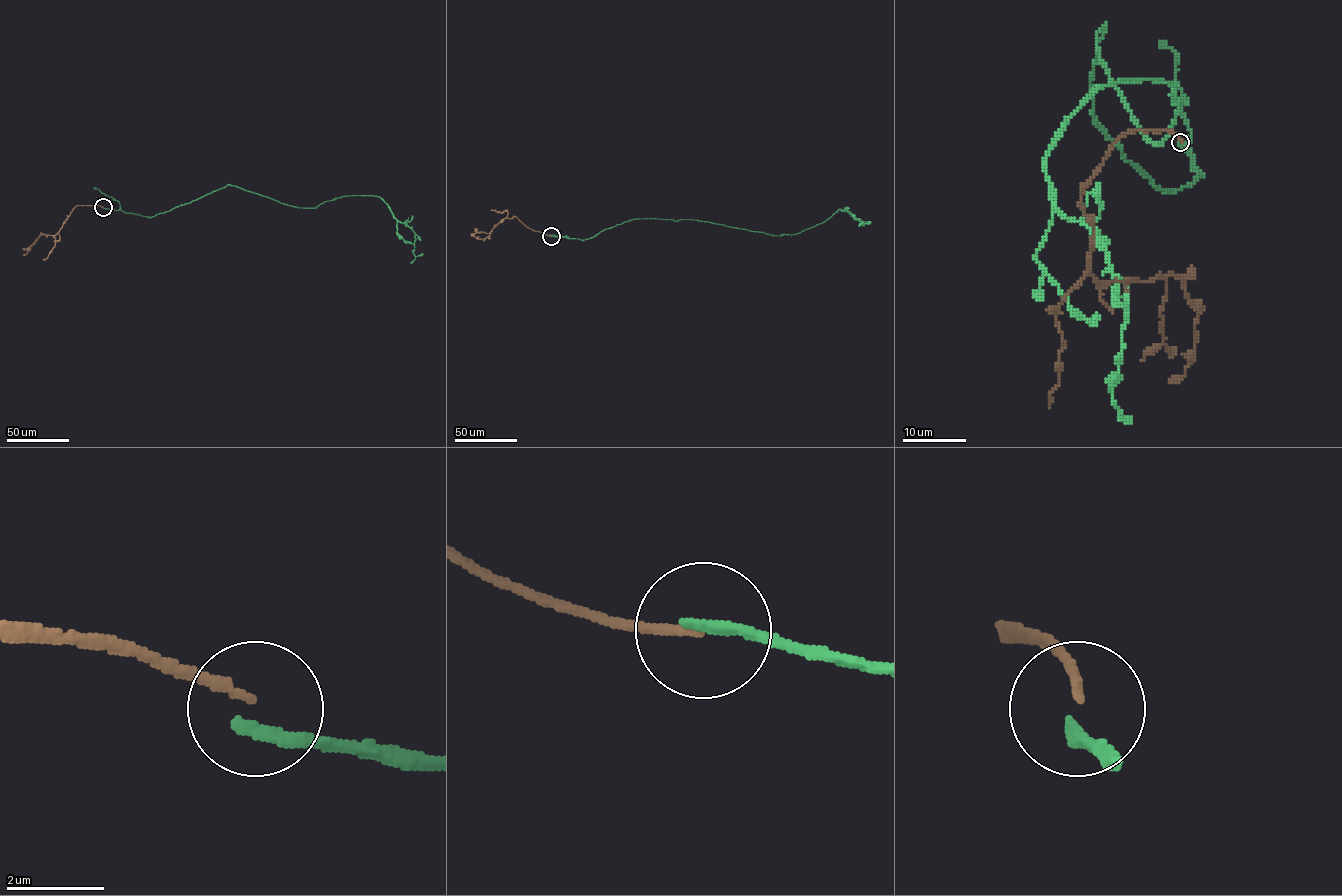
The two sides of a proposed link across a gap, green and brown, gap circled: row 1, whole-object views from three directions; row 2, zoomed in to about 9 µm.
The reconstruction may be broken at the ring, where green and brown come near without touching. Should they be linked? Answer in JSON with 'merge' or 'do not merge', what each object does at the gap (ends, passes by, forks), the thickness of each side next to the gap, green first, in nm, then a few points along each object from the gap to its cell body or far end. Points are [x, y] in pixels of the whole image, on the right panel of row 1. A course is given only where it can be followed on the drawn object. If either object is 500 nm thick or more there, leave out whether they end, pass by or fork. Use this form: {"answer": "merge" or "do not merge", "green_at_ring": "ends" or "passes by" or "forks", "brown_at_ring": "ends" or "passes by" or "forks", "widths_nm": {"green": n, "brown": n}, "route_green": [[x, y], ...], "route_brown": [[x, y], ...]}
{"answer": "do not merge", "green_at_ring": "ends", "brown_at_ring": "ends", "widths_nm": {"green": 280, "brown": 180}, "route_green": [[1179, 143], [1163, 190], [1096, 123], [1104, 26], [1149, 141], [1178, 104], [1110, 83], [1045, 159], [1130, 421]], "route_brown": [[1181, 141], [1127, 130], [1081, 195], [1097, 282], [1182, 282], [1198, 317], [1181, 375]]}

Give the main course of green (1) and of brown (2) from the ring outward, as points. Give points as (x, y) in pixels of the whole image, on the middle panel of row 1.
1: (551, 236), (584, 240), (624, 222), (651, 218), (794, 235), (839, 209), (863, 222), (859, 226)
2: (551, 236), (527, 227), (515, 216), (503, 219), (484, 239), (471, 236)

